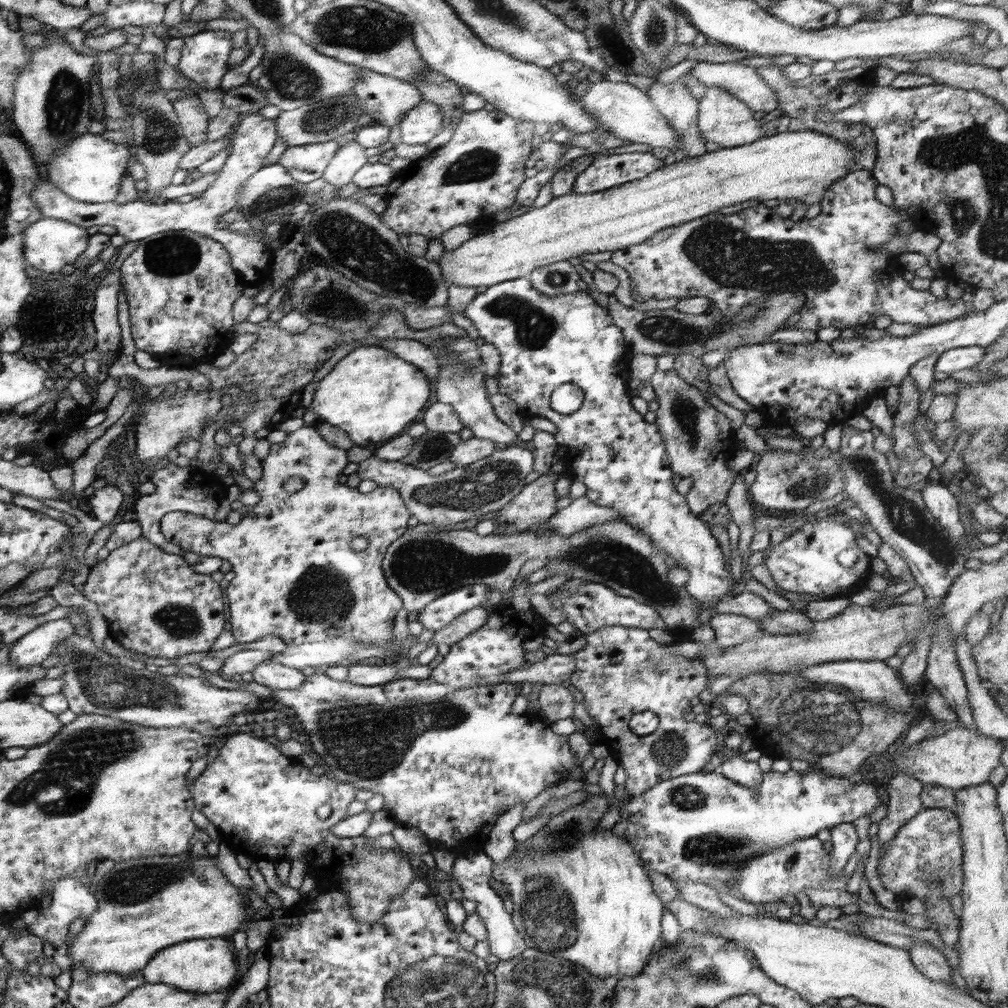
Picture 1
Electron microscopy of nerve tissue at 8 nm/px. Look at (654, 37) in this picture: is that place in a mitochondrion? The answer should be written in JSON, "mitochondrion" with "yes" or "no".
{"mitochondrion":"yes"}

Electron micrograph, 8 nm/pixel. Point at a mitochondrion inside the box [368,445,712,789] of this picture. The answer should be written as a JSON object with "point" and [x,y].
{"point":[605,556]}

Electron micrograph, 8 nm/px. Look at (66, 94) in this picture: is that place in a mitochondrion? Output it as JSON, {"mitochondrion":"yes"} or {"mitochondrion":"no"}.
{"mitochondrion":"yes"}

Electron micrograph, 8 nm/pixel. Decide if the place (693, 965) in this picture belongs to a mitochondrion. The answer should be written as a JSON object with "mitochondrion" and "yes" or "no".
{"mitochondrion":"yes"}

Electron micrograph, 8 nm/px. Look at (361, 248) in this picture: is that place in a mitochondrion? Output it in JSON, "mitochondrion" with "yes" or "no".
{"mitochondrion":"yes"}

